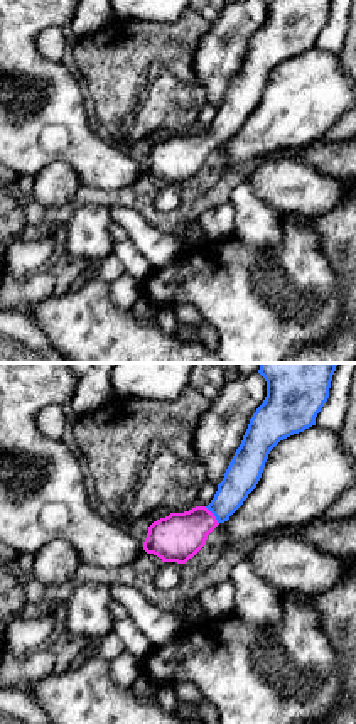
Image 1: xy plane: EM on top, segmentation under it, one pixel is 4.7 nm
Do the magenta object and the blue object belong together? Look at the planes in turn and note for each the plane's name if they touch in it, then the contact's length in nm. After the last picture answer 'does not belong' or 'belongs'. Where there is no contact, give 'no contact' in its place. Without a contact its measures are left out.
meets magenta in xy; contact 110 nm long

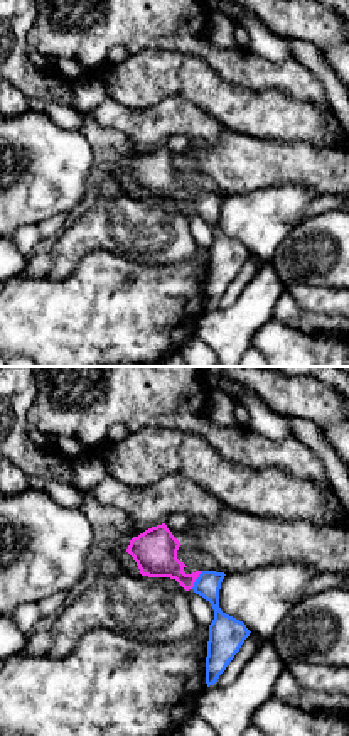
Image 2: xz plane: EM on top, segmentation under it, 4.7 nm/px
meets magenta in xz; contact 110 nm long

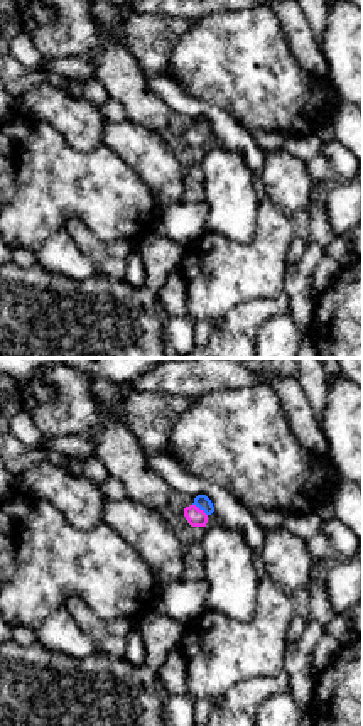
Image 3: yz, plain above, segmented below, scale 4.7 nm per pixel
meets magenta in yz; contact 90 nm long

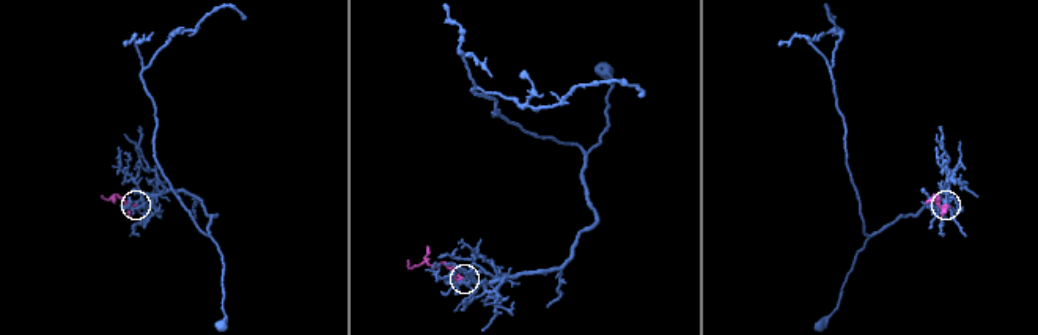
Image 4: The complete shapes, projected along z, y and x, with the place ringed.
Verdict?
belongs

